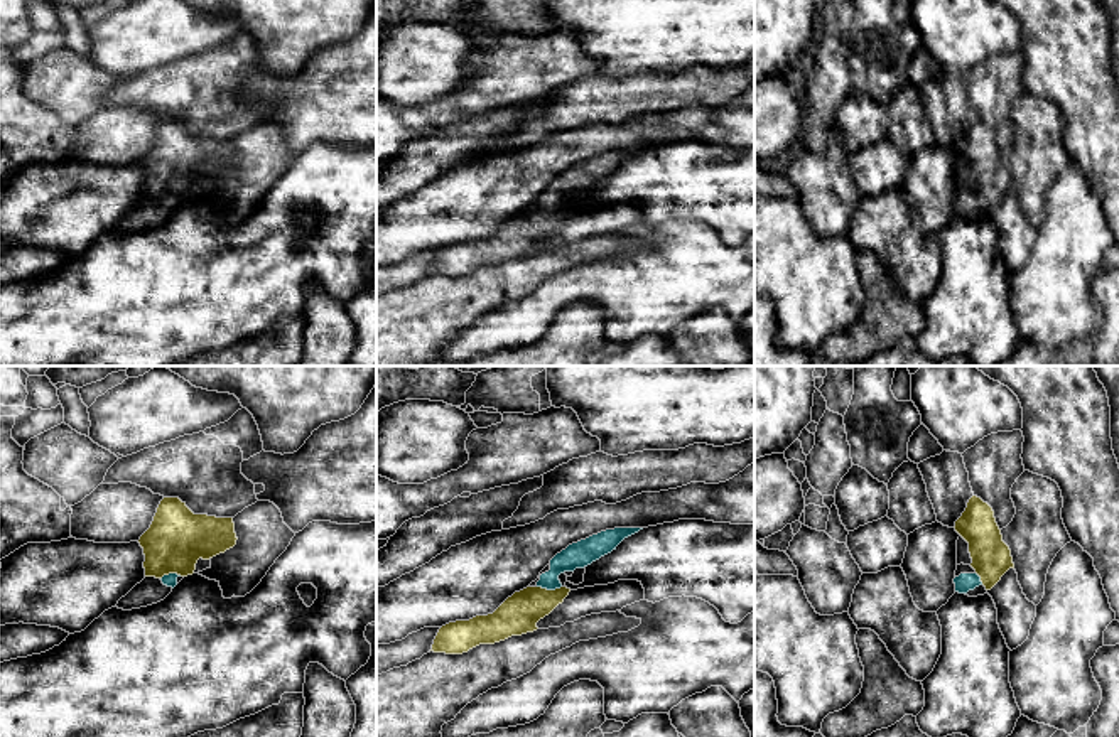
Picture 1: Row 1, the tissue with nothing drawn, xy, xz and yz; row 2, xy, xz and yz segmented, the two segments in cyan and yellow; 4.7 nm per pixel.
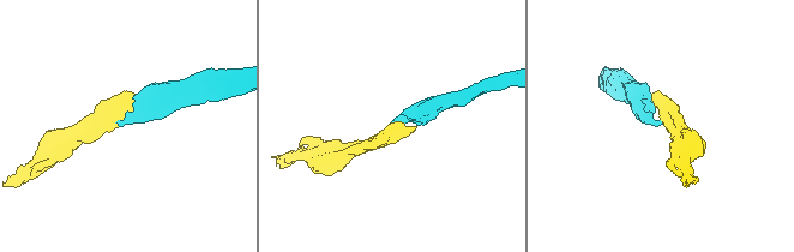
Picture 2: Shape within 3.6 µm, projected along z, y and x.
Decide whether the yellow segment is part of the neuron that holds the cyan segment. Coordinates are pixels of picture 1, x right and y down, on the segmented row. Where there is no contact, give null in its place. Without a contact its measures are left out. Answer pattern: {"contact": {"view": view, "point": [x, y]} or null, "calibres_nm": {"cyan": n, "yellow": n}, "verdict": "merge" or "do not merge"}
{"contact": {"view": "xz", "point": [549, 589]}, "calibres_nm": {"cyan": 130, "yellow": 190}, "verdict": "merge"}

